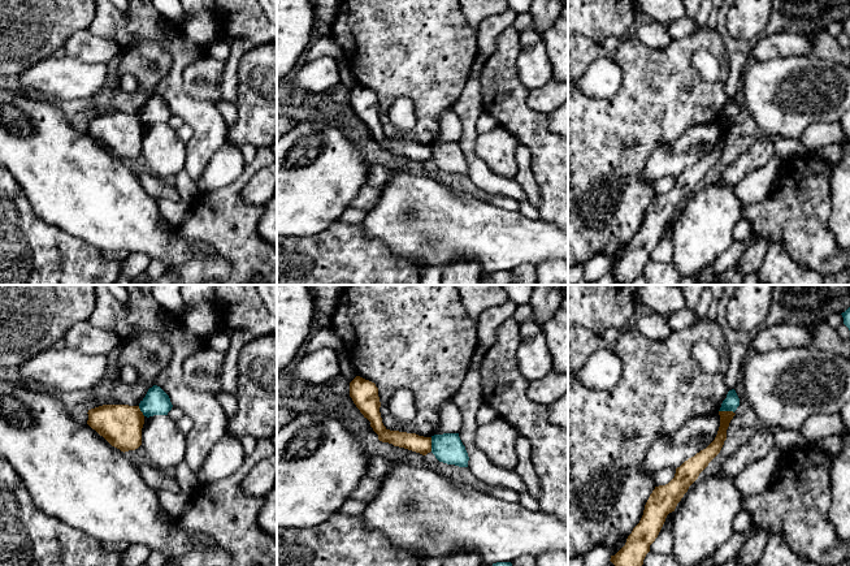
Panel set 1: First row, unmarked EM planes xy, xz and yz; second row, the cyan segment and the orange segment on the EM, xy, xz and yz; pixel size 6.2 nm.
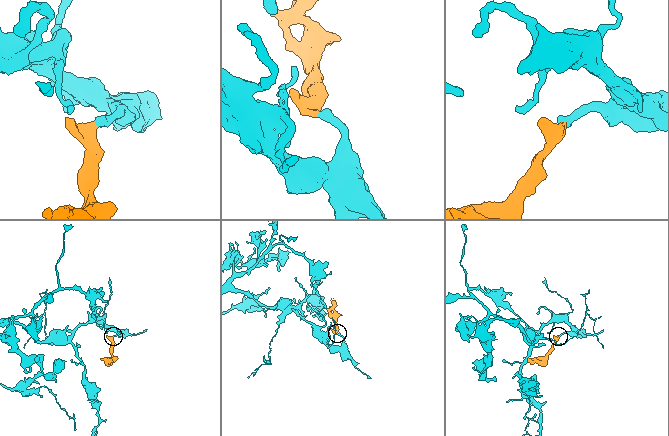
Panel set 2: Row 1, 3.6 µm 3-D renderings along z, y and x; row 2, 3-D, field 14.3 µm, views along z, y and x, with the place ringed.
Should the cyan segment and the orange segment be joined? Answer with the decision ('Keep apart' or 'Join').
Keep apart

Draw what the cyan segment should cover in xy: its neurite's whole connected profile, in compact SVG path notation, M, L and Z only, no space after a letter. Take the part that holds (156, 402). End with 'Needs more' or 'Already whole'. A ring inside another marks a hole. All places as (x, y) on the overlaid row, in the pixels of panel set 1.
M157 385L148 389L146 397L140 401L139 409L144 416L168 415L173 405L169 396Z. Already whole

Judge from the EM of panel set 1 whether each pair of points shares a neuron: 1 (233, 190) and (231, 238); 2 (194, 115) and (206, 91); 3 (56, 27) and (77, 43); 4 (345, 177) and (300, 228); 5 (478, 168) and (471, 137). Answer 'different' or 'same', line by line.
1: same
2: different
3: different
4: same
5: same

